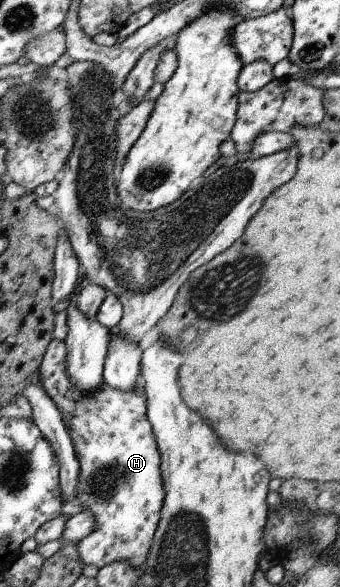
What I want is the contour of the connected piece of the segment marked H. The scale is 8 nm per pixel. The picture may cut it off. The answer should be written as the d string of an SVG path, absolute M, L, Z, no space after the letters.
M52 338L38 369L38 383L62 413L62 420L68 427L70 438L79 462L79 477L75 486L75 504L79 503L95 518L94 530L77 542L81 563L95 565L97 569L127 562L139 571L150 552L163 505L163 480L160 472L160 451L158 450L151 422L146 414L146 393L143 383L130 390L120 390L103 384L94 392L78 390L66 370L65 342Z

